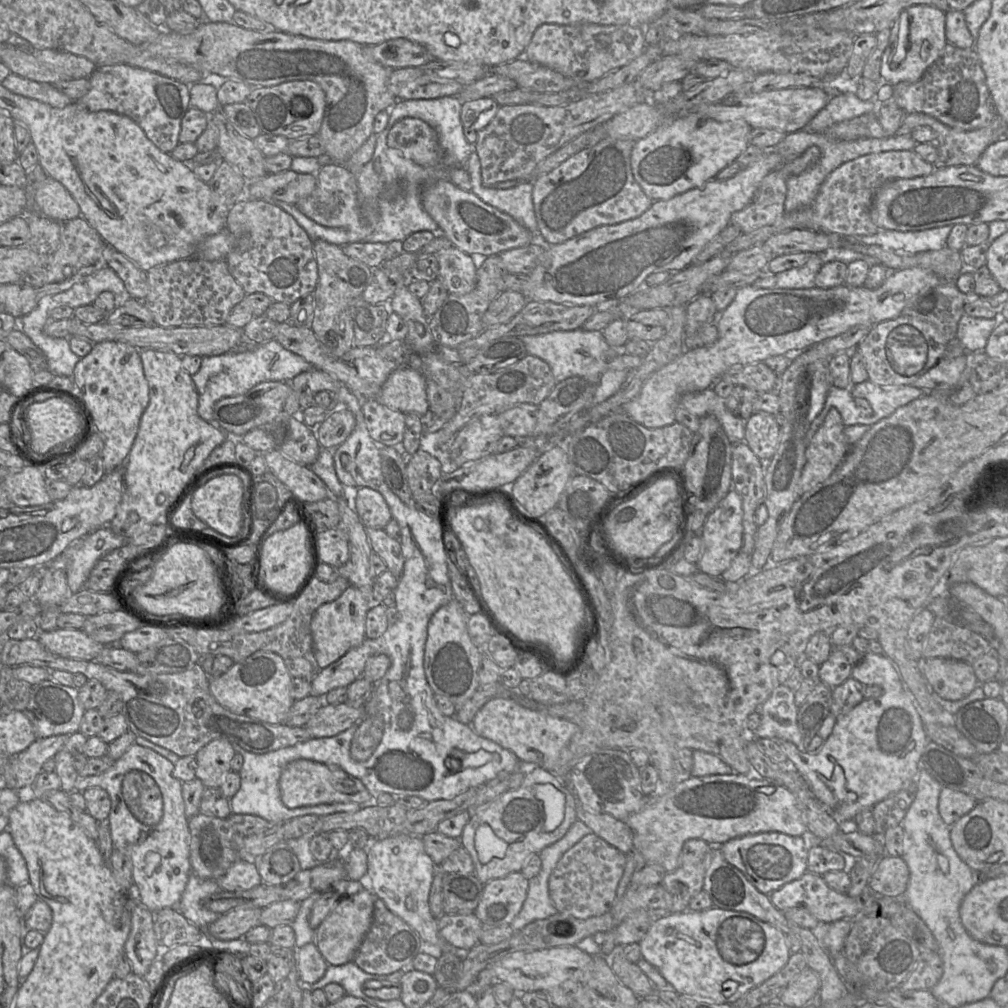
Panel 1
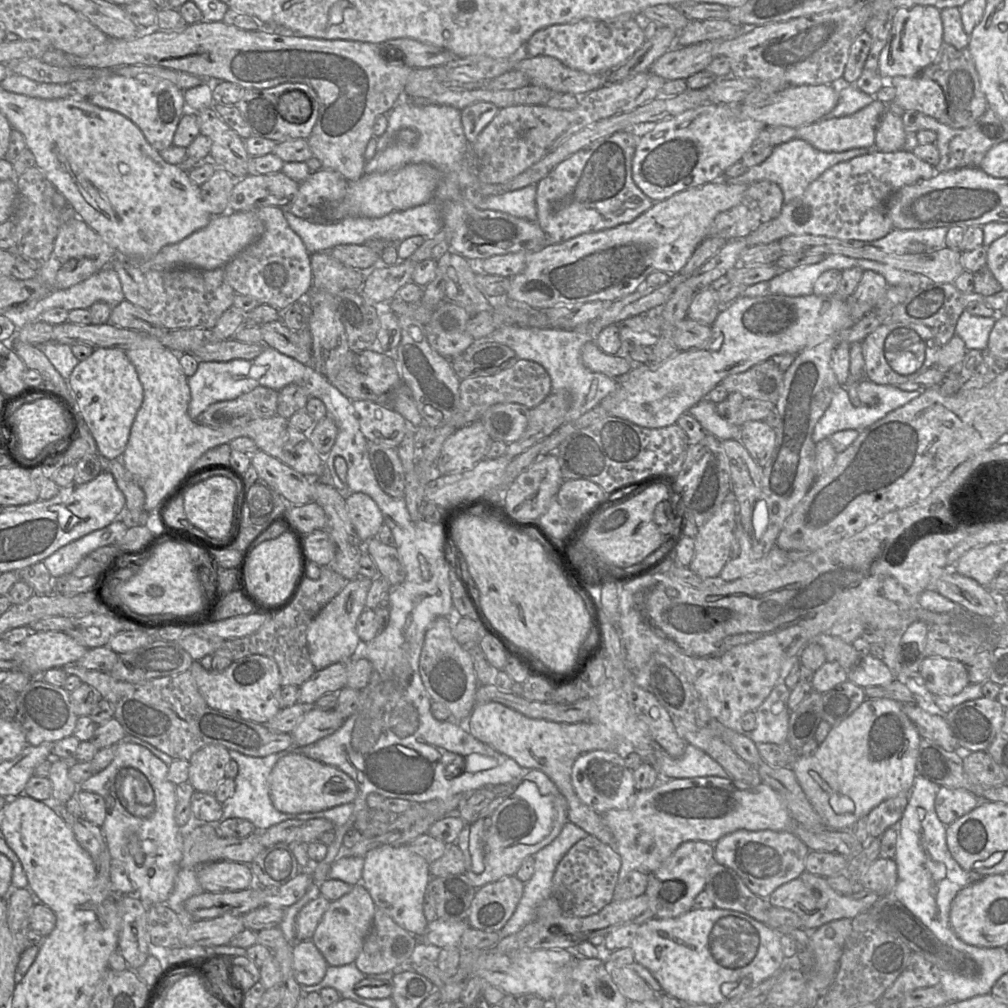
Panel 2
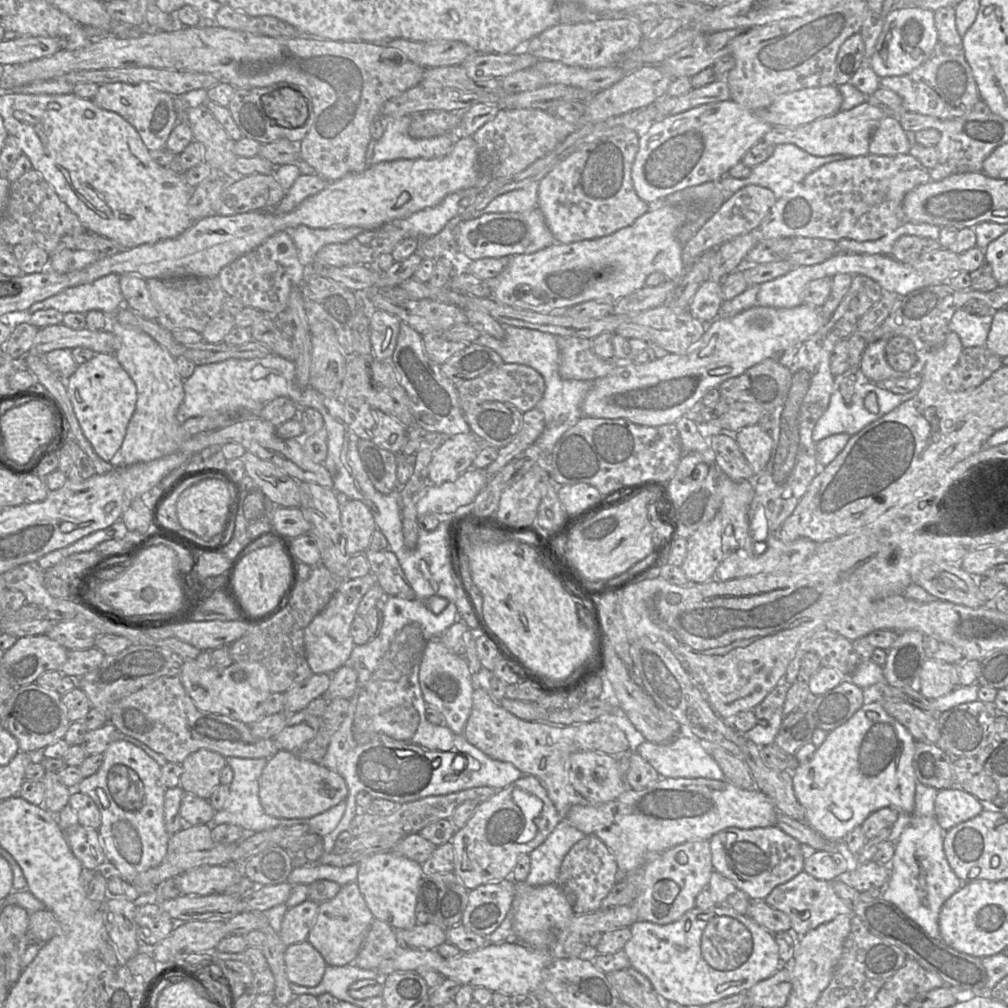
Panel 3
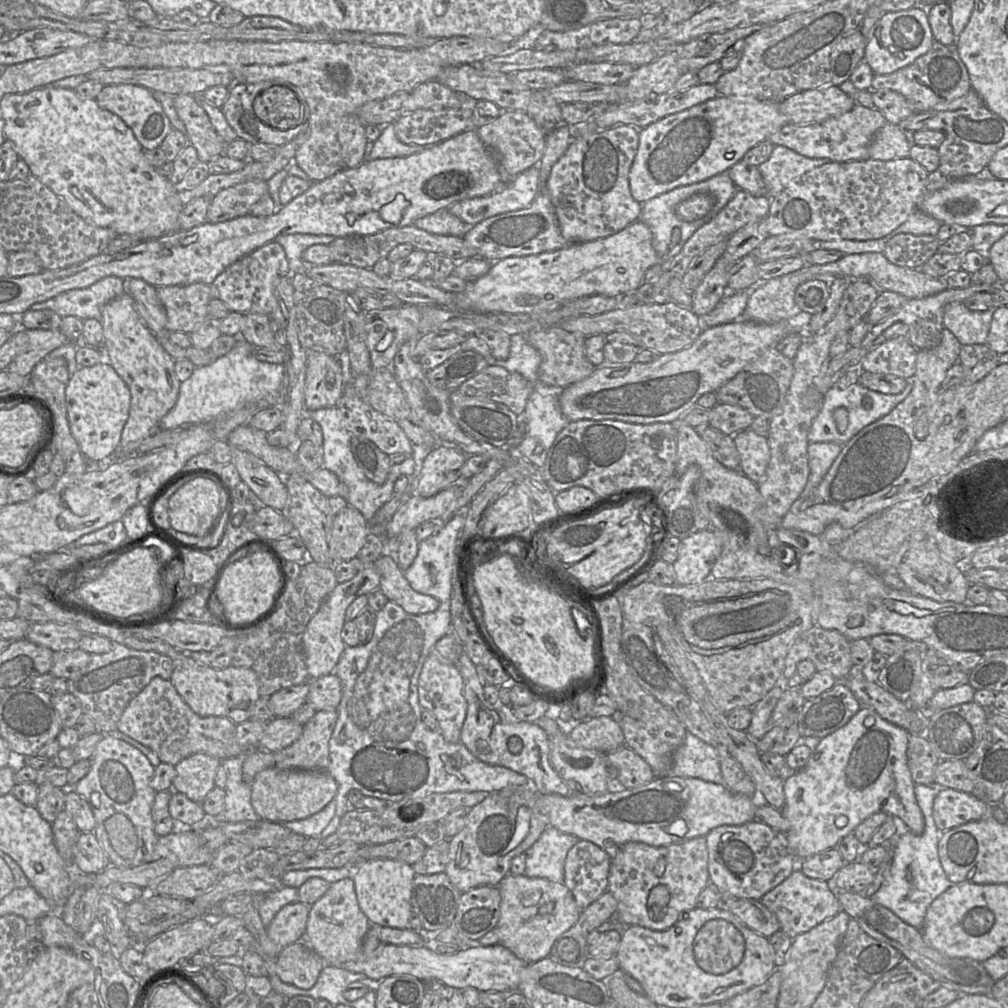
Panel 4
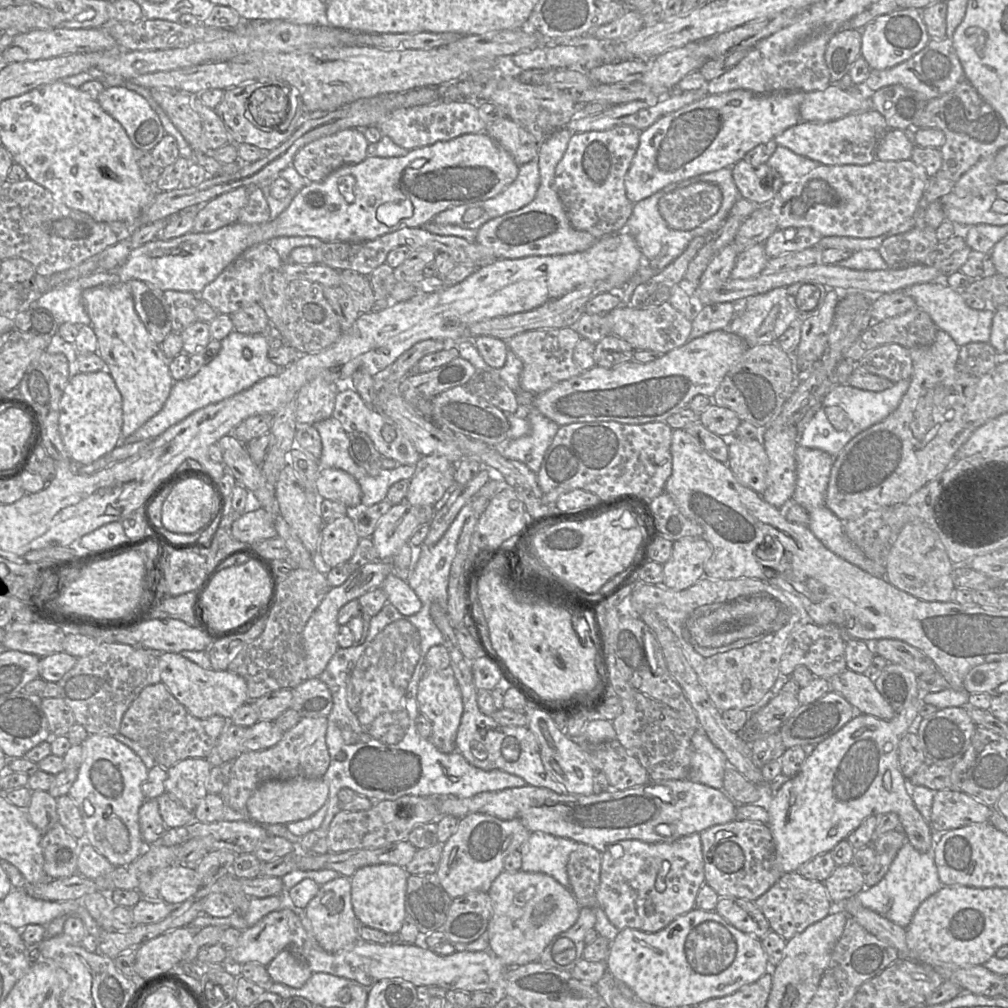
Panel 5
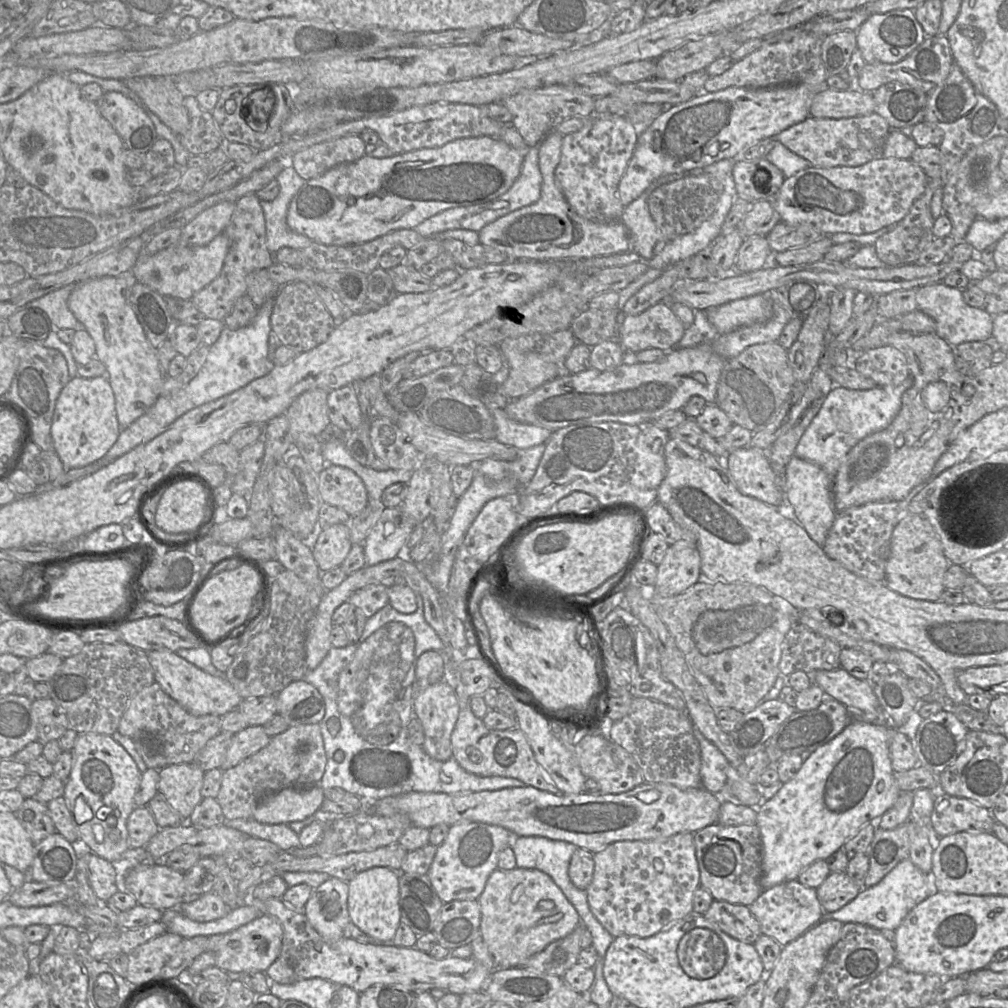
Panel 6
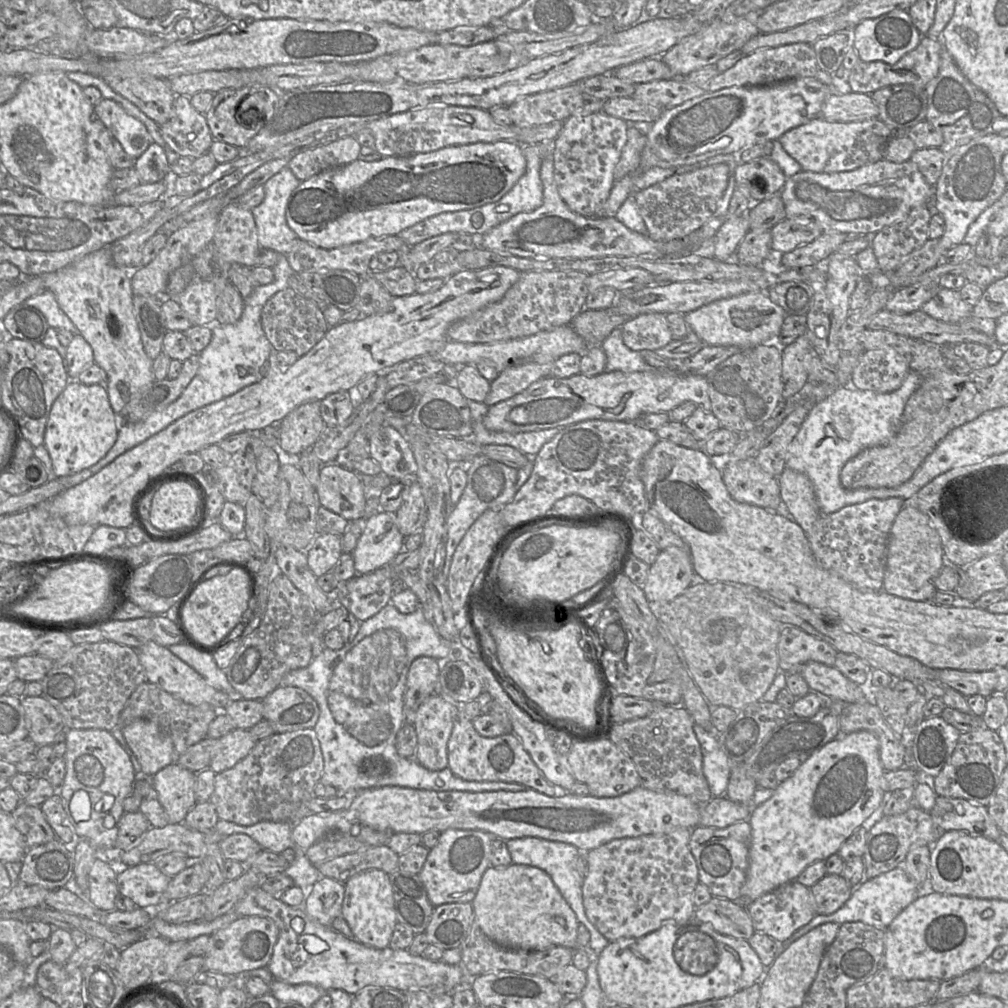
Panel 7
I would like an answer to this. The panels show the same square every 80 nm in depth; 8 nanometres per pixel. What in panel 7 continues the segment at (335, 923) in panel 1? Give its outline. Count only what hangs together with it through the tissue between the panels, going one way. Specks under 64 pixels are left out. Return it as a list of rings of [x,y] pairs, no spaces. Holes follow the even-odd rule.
[[[322,876],[312,888],[305,905],[305,913],[324,926],[330,926],[335,918],[342,917],[345,885]]]

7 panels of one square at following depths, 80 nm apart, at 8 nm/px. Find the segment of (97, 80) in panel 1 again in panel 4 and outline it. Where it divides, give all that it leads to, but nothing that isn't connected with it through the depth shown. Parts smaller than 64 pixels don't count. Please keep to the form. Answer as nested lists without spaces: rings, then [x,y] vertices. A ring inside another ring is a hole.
[[[104,85],[95,98],[97,104],[118,117],[133,131],[143,149],[158,148],[173,128],[161,104],[152,96],[150,90],[139,85]]]

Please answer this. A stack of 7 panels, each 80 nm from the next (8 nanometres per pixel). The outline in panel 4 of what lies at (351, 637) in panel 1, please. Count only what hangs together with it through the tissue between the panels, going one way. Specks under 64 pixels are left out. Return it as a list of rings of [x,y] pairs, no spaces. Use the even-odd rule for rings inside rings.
[[[365,565],[354,578],[338,583],[323,601],[318,611],[307,624],[303,634],[305,663],[310,679],[316,679],[333,672],[346,647],[341,636],[342,627],[346,622],[346,609],[357,597],[378,589],[379,584],[380,575],[376,568],[373,565]]]

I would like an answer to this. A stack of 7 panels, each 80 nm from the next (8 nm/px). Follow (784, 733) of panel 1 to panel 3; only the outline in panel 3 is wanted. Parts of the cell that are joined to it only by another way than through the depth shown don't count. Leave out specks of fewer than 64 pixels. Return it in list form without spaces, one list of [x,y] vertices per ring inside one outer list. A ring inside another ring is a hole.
[[[784,680],[778,684],[752,711],[756,718],[756,725],[744,733],[746,739],[759,747],[774,744],[784,719],[783,705],[789,685]]]

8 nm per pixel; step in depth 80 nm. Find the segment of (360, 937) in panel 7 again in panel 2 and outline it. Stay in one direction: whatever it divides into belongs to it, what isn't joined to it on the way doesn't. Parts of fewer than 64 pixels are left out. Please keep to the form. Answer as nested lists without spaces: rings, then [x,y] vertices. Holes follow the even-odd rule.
[[[385,845],[365,855],[360,884],[370,894],[376,909],[382,910],[399,926],[420,937],[428,925],[423,907],[424,894],[430,878],[429,863],[413,852],[409,845],[399,847]]]

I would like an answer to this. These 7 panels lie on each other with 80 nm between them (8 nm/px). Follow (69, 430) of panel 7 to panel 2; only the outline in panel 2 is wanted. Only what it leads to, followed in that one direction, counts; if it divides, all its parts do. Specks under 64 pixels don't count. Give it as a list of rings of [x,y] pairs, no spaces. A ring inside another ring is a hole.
[[[117,347],[95,348],[87,359],[78,363],[67,381],[75,400],[76,414],[78,418],[84,420],[96,442],[98,453],[110,460],[121,459],[129,440],[132,424],[144,399],[143,386],[126,352]]]

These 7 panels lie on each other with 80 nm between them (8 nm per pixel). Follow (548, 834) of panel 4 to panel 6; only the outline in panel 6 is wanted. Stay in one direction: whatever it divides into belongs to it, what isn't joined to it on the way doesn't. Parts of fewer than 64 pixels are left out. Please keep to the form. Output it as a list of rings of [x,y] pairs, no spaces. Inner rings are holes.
[[[515,836],[512,848],[516,857],[516,866],[525,869],[537,869],[548,874],[554,883],[562,890],[569,902],[577,910],[580,923],[583,923],[585,911],[591,915],[586,891],[578,889],[569,878],[569,864],[578,846],[566,841],[552,840],[540,836]]]

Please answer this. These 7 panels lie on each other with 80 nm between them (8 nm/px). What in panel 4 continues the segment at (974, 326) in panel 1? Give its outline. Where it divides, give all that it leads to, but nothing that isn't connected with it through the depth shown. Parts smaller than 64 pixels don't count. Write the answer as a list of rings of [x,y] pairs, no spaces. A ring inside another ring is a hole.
[[[963,302],[946,305],[943,326],[950,330],[962,346],[986,344],[994,309],[971,311]]]

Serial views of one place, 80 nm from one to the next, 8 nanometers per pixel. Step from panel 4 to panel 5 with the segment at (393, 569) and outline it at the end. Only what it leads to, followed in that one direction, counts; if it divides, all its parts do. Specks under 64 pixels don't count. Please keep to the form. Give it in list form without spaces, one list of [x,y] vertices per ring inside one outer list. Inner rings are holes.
[[[392,572],[381,585],[388,602],[390,602],[402,615],[410,616],[420,611],[422,603],[408,583]]]

